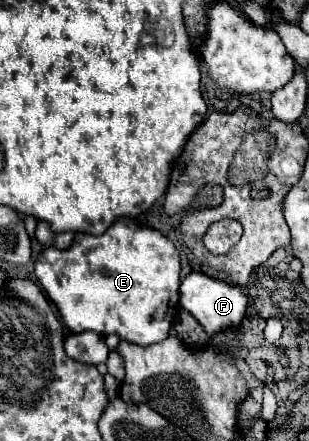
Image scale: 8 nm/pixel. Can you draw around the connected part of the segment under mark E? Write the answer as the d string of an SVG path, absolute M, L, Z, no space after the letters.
M120 217L102 235L78 233L68 249L46 247L34 261L34 273L48 297L58 307L64 325L72 333L94 331L102 337L118 333L124 341L136 345L160 343L168 337L174 317L178 315L178 285L180 285L180 257L174 243L158 229L140 227L130 217Z

